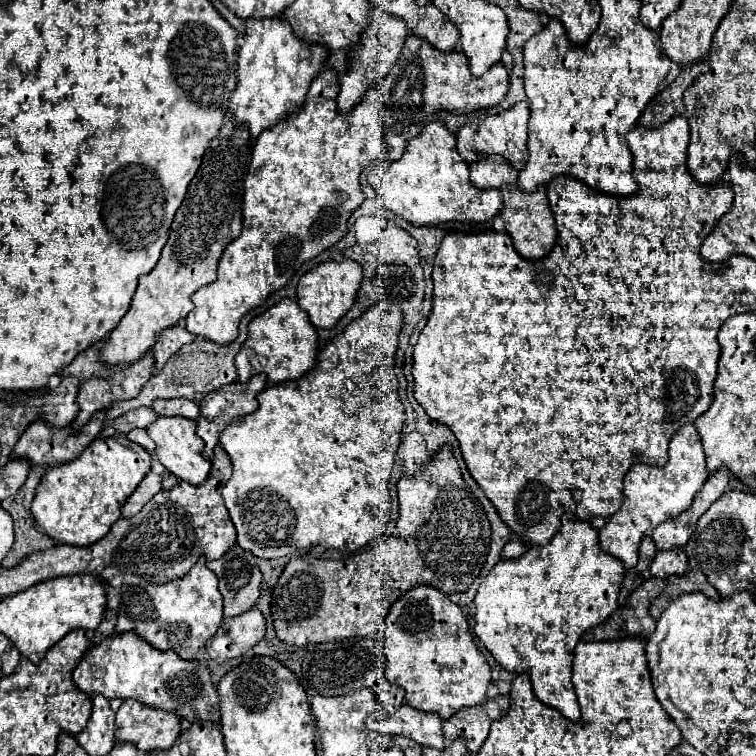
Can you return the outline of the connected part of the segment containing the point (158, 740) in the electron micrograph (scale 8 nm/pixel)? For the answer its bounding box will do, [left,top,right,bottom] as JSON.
[116,699,180,753]

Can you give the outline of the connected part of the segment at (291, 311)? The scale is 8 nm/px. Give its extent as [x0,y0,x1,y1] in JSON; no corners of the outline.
[236,299,318,383]

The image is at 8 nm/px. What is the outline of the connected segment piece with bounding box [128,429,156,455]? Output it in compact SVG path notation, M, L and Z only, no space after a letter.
M134 429L134 431L130 431L130 433L128 433L128 439L130 439L132 443L136 443L136 445L144 447L150 455L154 455L156 445L154 445L154 441L148 437L148 433L146 433L144 429Z

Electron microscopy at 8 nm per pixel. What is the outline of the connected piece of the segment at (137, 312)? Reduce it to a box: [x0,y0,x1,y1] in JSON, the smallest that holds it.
[100,121,254,365]

